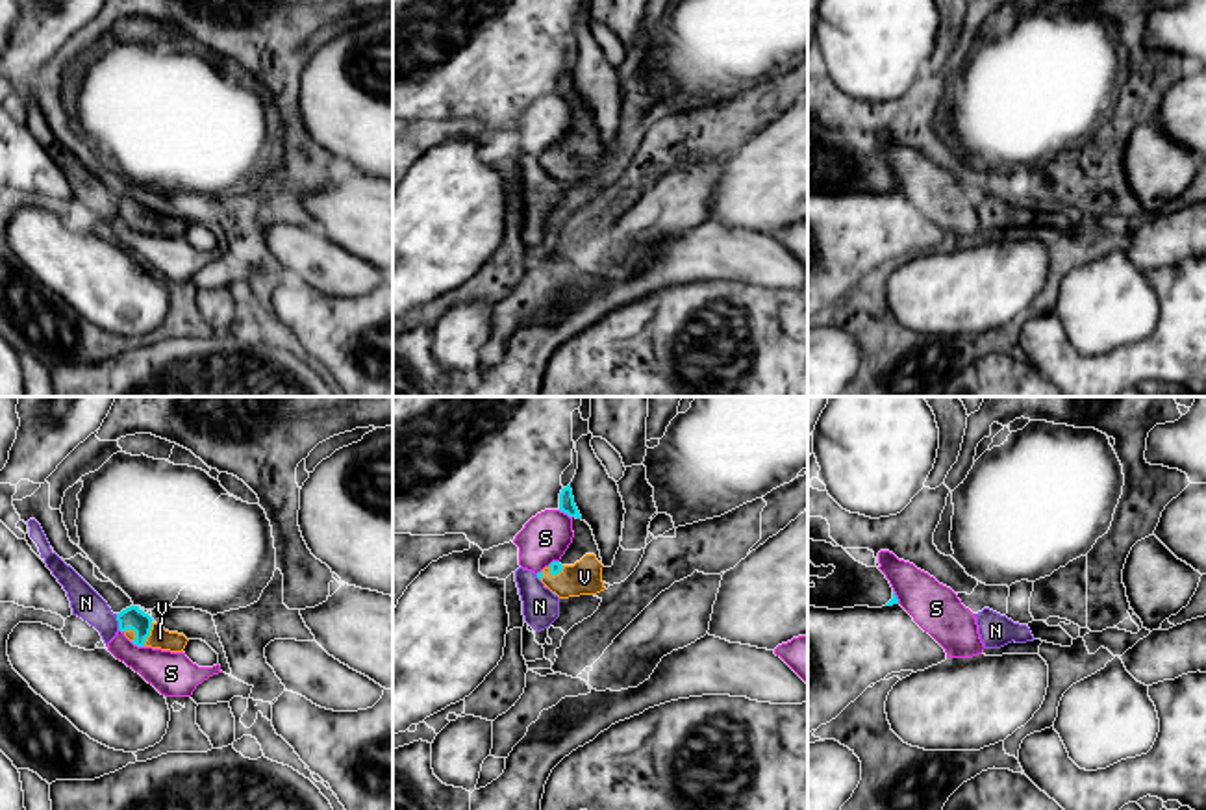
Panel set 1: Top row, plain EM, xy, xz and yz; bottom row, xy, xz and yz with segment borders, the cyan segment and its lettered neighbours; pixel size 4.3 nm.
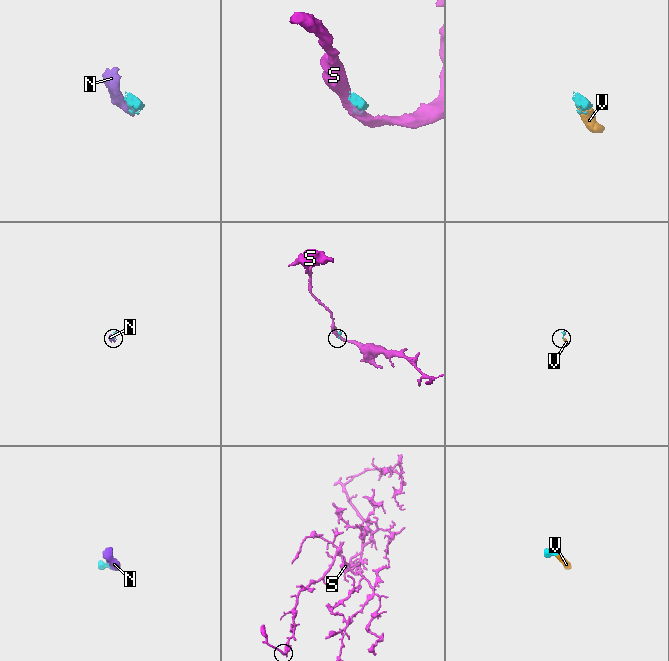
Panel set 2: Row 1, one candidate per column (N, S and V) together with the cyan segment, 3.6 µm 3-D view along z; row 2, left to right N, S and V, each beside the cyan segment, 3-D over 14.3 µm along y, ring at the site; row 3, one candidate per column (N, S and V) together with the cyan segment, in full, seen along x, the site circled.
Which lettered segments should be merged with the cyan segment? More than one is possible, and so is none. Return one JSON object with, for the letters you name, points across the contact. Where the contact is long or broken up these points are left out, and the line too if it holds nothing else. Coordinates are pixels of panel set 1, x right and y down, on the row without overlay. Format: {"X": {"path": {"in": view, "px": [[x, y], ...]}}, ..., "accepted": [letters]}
{"accepted": ["V"]}

